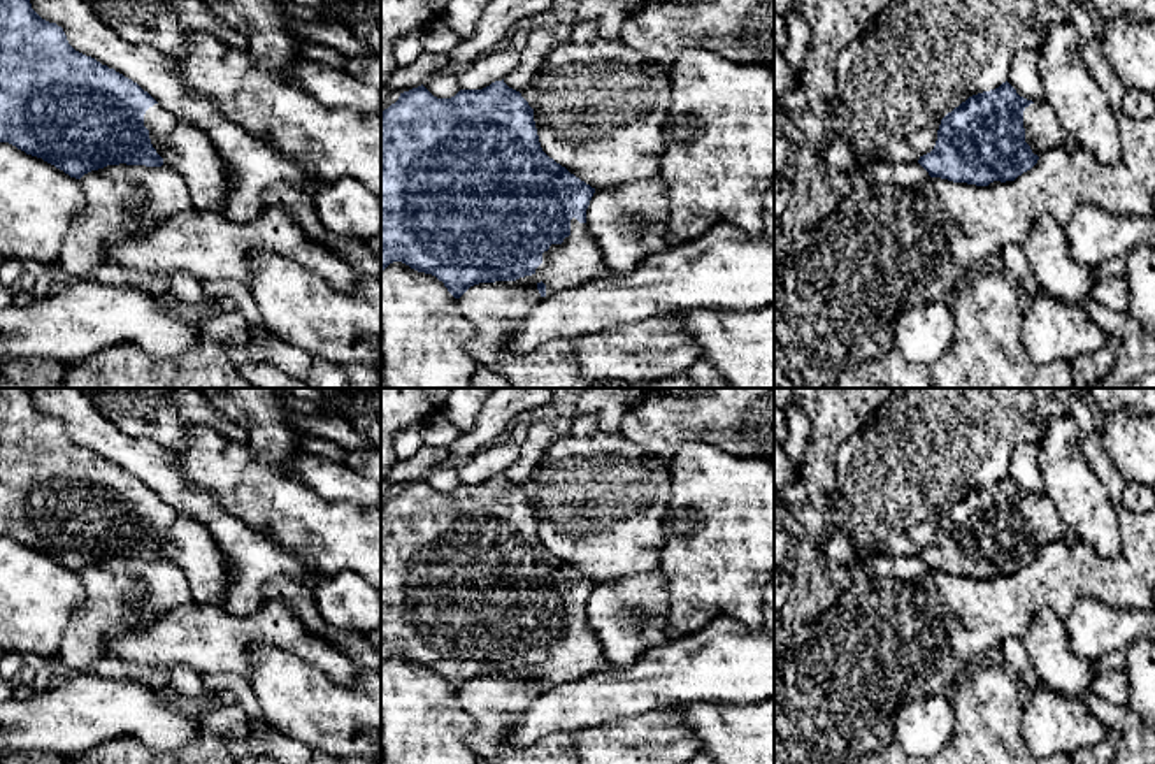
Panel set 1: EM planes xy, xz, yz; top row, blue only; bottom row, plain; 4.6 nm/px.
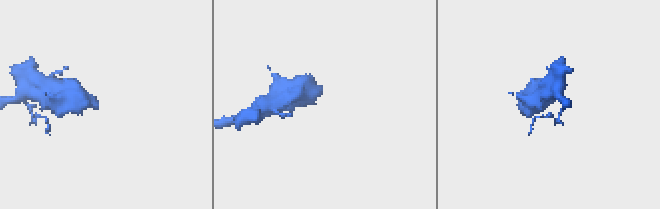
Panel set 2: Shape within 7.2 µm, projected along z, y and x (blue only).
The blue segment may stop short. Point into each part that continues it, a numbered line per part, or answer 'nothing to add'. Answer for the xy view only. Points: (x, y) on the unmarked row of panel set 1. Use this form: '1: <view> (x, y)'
1: xy (186, 543)

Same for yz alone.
1: yz (1043, 526)

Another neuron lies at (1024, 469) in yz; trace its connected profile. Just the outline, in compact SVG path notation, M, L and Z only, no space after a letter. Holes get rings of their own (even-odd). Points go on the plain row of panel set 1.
M1039 441L1020 443L1011 451L1008 469L1008 476L1016 483L1016 487L1032 495L1044 494L1037 457L1039 457Z

